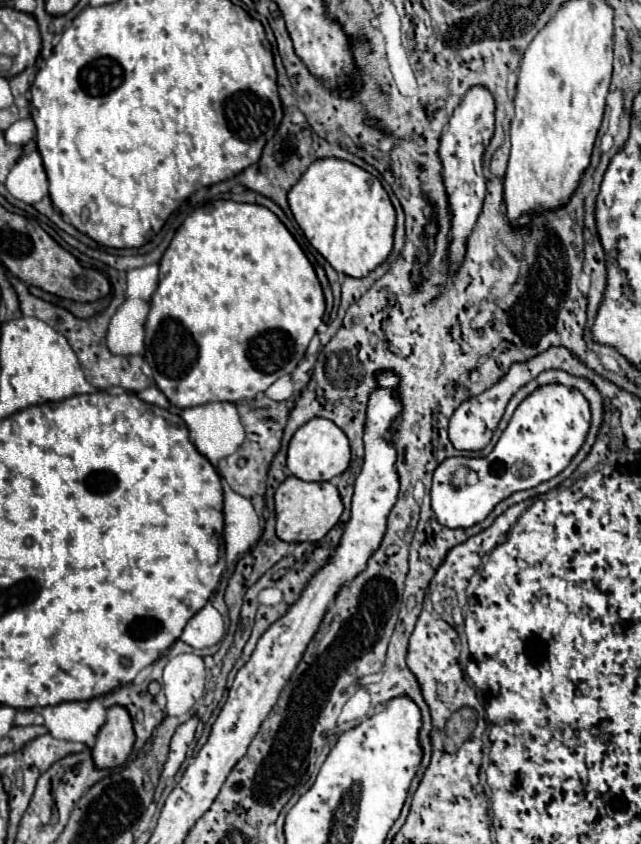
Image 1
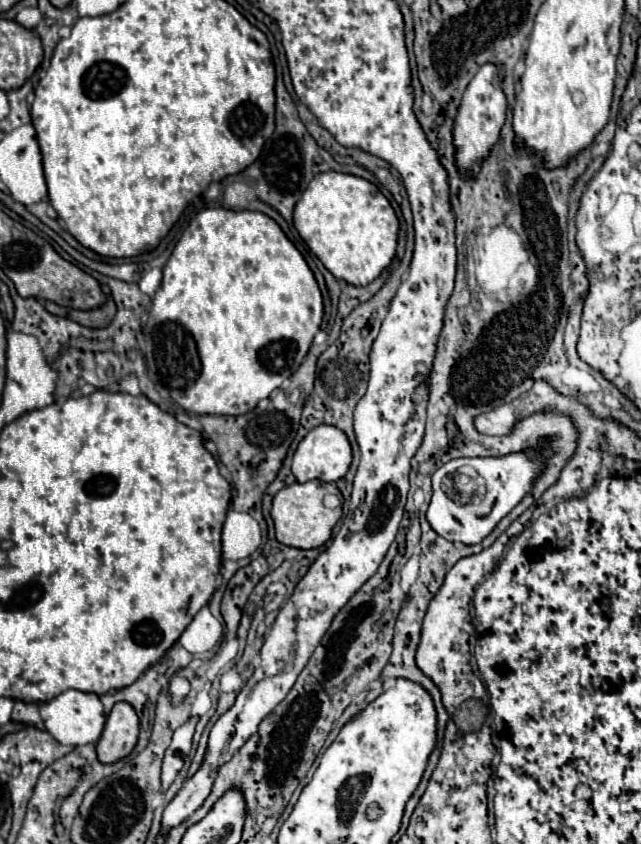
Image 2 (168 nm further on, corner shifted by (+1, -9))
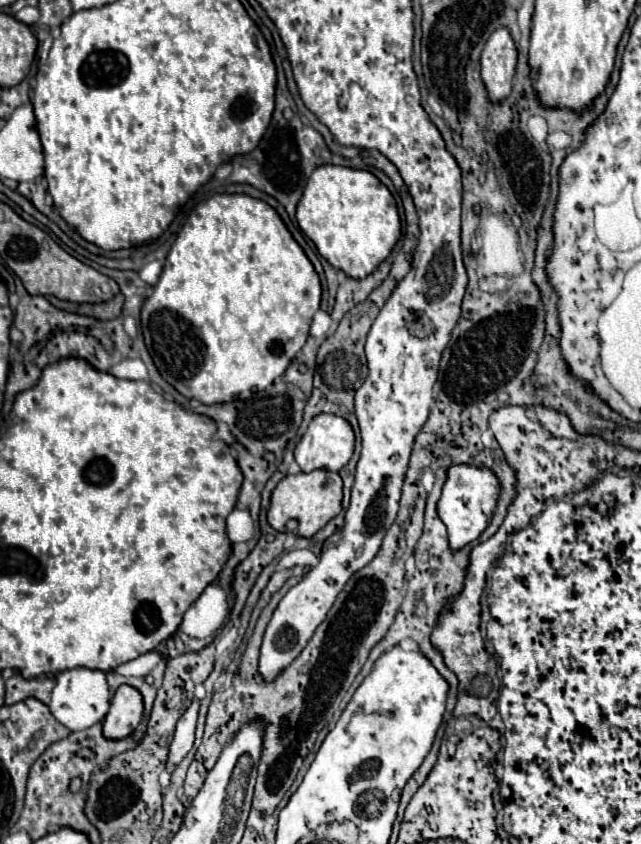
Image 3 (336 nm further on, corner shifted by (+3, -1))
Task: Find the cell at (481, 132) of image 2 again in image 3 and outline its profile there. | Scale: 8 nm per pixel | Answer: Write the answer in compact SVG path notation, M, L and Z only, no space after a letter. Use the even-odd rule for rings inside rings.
M498 28L486 42L480 60L480 76L484 80L488 100L492 104L504 102L512 92L512 78L516 68L516 46L506 28Z

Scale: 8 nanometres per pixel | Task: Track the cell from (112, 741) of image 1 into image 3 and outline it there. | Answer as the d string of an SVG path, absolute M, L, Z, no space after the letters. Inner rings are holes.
M120 686L112 698L110 710L102 722L104 738L122 740L128 738L142 718L142 696L132 686Z

